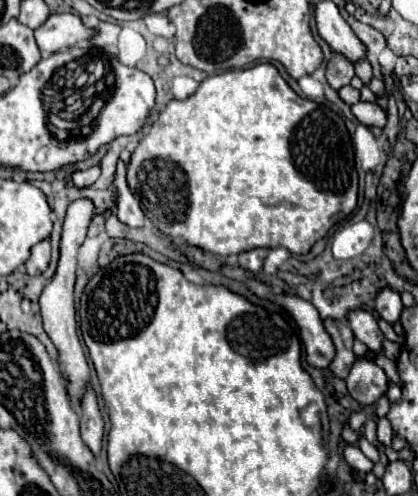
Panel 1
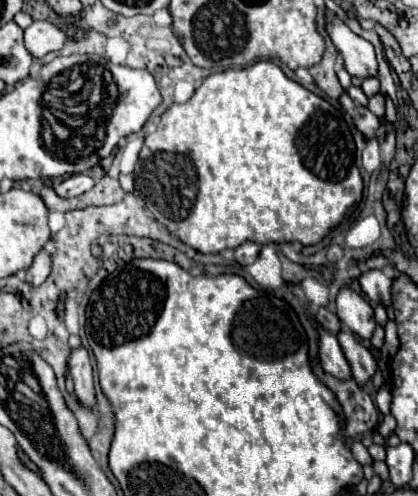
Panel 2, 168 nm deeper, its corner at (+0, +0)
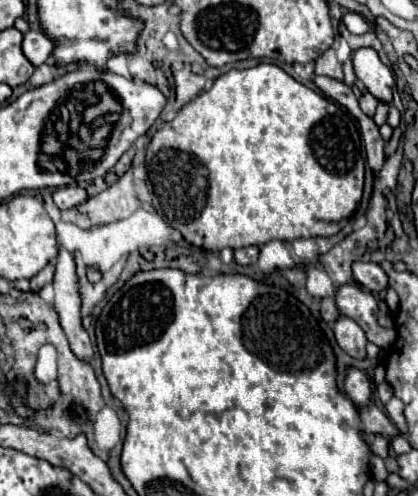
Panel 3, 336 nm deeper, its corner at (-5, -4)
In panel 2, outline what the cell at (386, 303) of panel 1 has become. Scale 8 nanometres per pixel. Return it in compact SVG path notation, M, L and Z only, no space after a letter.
M378 269L368 271L358 281L370 301L380 303L384 307L392 305L392 279L384 271L378 271Z

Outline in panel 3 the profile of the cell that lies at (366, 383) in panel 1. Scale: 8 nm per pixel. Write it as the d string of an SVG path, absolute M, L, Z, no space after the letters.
M339 317L339 319L335 321L333 331L335 331L335 339L337 339L339 347L341 347L345 353L349 353L349 355L355 357L355 359L365 359L365 355L367 355L367 353L365 353L365 343L367 343L367 339L365 339L363 329L361 329L353 319L349 319L349 317Z

